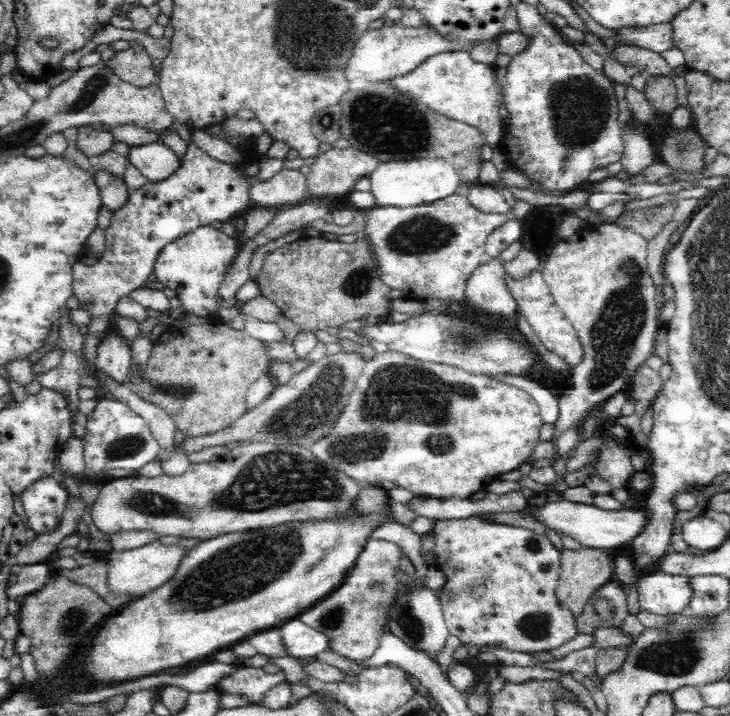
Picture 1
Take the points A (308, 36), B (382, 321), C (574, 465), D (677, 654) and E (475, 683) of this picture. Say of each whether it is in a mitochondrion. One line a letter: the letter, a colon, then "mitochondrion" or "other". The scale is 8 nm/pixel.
A: mitochondrion
B: other
C: other
D: mitochondrion
E: other

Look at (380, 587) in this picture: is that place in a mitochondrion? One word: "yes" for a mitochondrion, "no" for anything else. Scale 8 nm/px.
yes

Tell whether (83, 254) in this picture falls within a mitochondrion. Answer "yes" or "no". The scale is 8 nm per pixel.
no

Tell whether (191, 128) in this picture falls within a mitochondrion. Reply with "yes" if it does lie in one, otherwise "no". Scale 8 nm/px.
no

